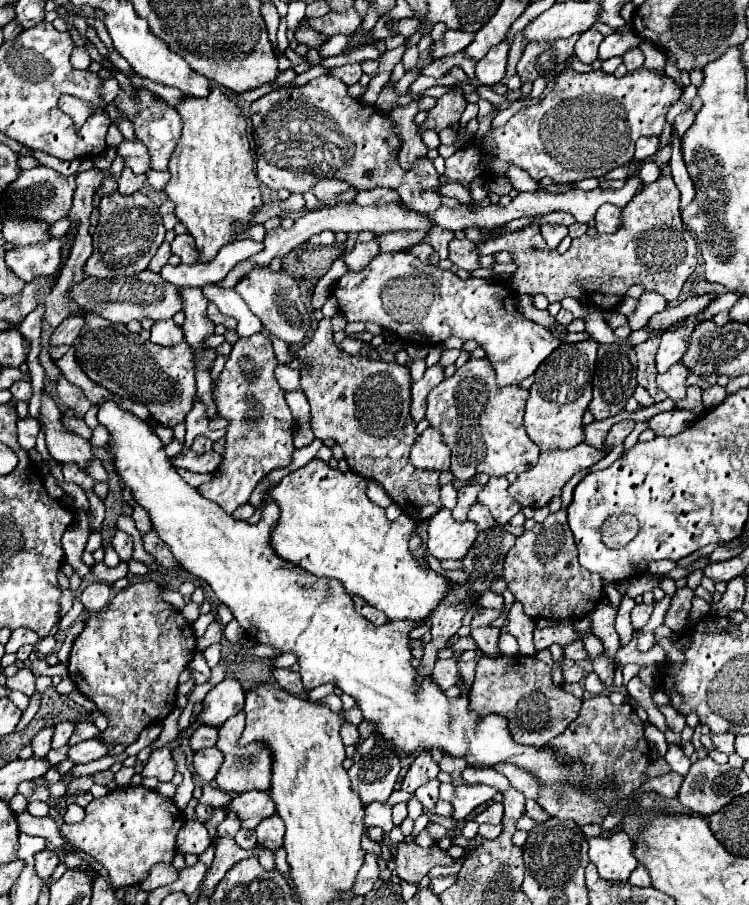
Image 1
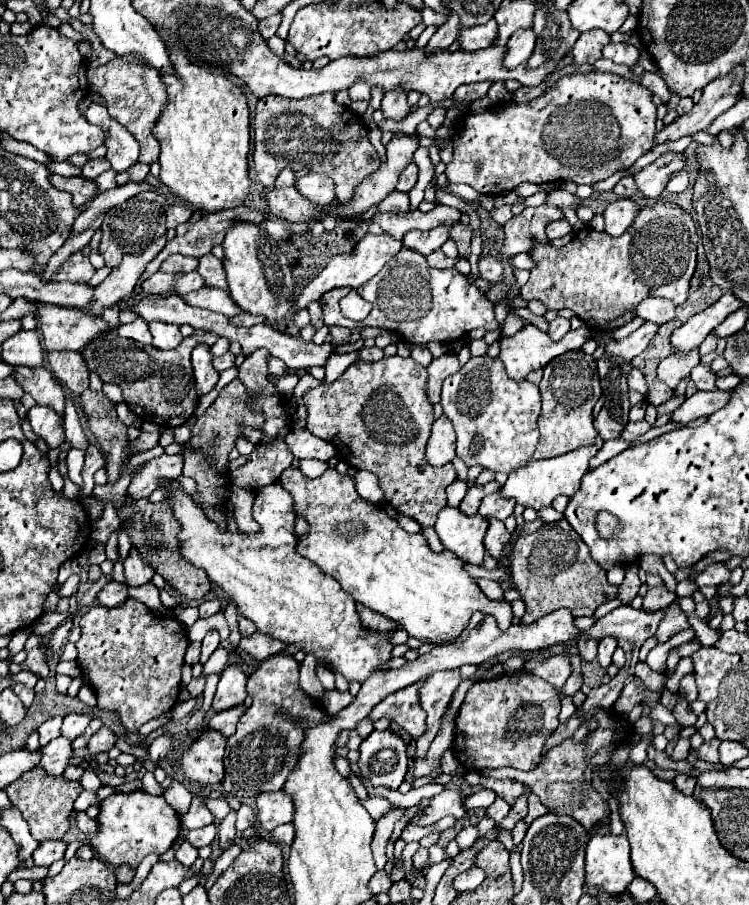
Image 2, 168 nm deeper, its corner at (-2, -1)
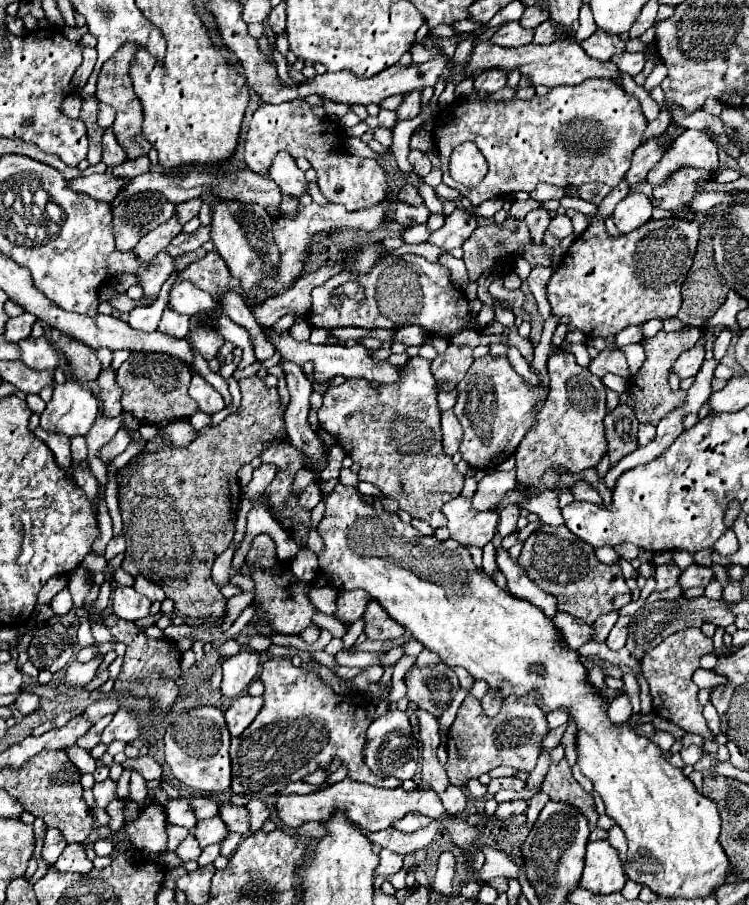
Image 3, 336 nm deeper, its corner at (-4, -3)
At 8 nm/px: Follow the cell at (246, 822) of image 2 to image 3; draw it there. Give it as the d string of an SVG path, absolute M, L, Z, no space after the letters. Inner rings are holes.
M250 800L246 808L250 810L250 824L252 824L252 832L260 830L260 828L262 828L262 824L266 822L266 818L270 816L270 808L268 808L262 800Z

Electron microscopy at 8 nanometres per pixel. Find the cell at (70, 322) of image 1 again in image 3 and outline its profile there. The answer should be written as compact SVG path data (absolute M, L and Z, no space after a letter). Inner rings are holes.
M174 214L168 222L160 224L156 230L152 230L140 238L140 242L136 244L136 256L142 262L148 262L148 258L154 258L160 250L164 250L168 246L168 242L180 232L182 232L182 226Z

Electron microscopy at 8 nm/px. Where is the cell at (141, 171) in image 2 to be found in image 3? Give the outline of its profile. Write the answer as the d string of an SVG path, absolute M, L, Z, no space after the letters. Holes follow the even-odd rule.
M140 156L140 158L134 158L134 160L128 160L128 162L122 162L120 166L116 166L112 172L120 178L136 178L140 174L146 174L150 170L150 160L148 156Z

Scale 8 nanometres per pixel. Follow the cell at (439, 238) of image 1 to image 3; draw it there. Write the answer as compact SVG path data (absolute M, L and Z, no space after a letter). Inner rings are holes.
M508 216L502 224L490 224L490 226L478 226L472 234L472 238L468 238L468 242L464 242L462 246L464 250L464 264L468 268L468 276L472 282L476 282L480 278L482 272L486 270L504 270L508 268L510 260L514 262L516 256L522 256L524 260L530 262L530 266L550 266L552 264L552 256L554 256L554 248L550 246L540 246L532 242L532 236L528 232L528 226L524 220L516 220L512 216Z

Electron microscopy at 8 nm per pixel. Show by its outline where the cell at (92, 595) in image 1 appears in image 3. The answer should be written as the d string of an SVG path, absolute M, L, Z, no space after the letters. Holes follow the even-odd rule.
M114 588L112 592L112 608L114 614L124 618L124 620L138 620L148 616L150 612L150 602L142 594L138 594L134 588Z

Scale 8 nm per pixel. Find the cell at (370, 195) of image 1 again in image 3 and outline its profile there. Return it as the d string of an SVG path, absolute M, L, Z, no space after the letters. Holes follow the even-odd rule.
M400 202L396 206L396 222L402 226L402 228L408 228L408 226L414 226L414 224L426 224L428 222L428 208L422 204L422 206L408 206L404 202Z

